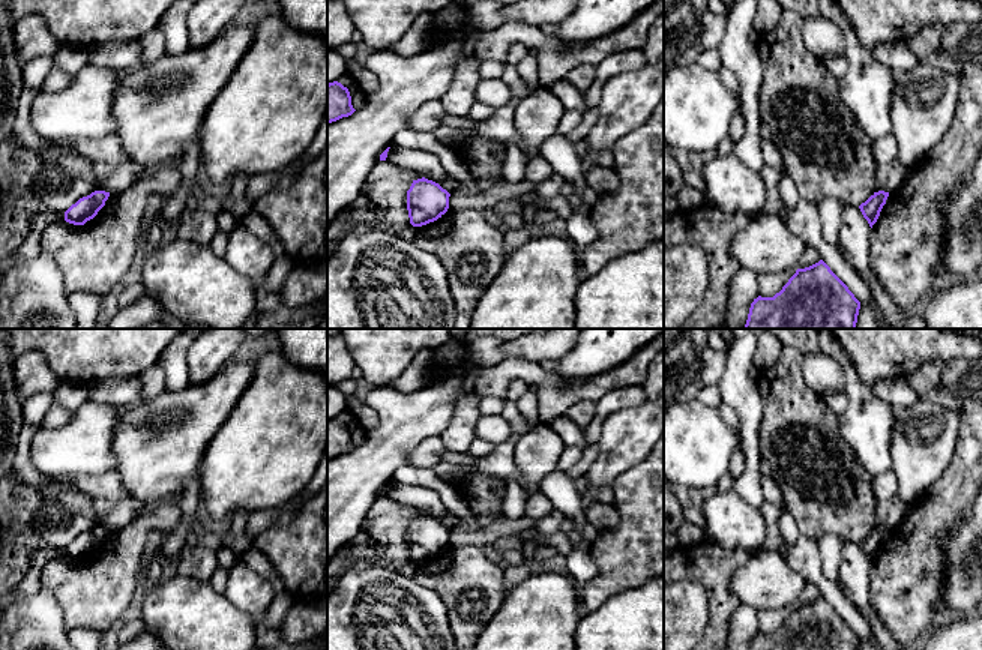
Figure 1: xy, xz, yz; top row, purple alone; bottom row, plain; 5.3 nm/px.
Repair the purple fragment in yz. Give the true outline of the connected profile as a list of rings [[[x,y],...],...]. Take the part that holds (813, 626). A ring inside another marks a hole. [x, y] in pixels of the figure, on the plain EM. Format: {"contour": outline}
{"contour": [[[820,596],[797,605],[773,633],[754,635],[749,650],[859,650],[860,638]]]}

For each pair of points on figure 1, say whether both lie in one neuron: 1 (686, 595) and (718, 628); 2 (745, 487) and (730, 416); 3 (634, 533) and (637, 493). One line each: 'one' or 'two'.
1: two
2: two
3: one

